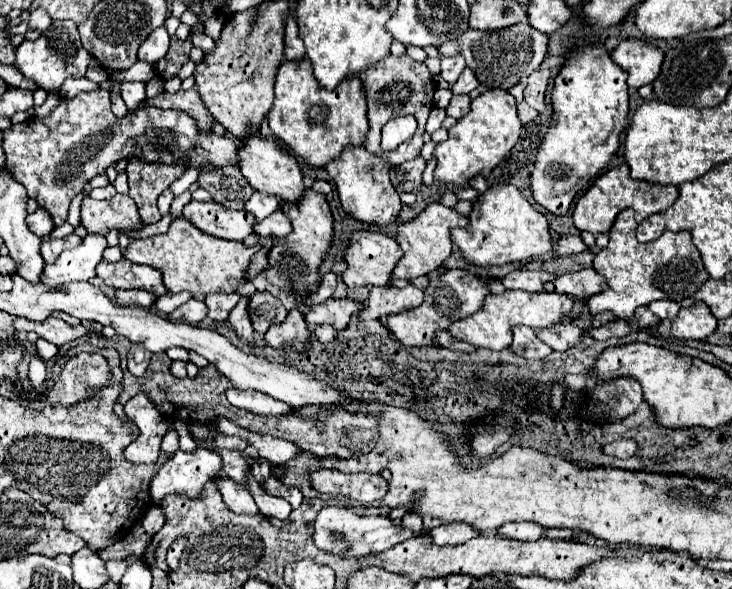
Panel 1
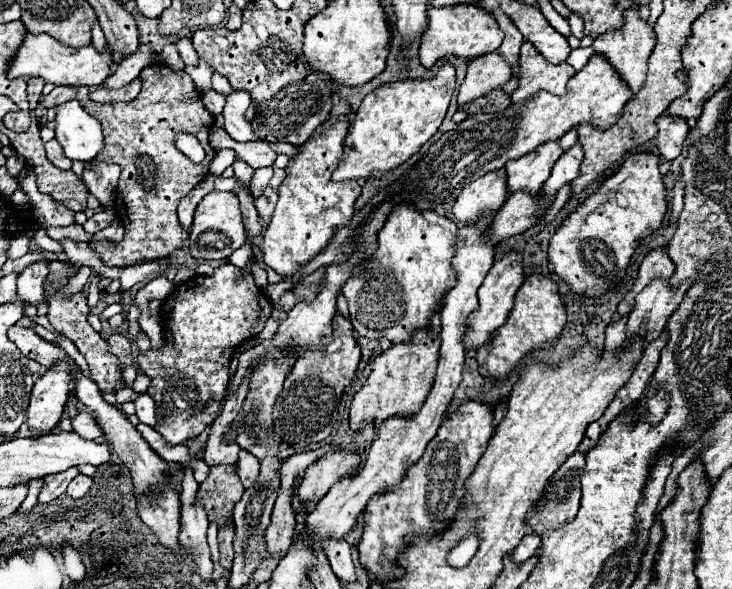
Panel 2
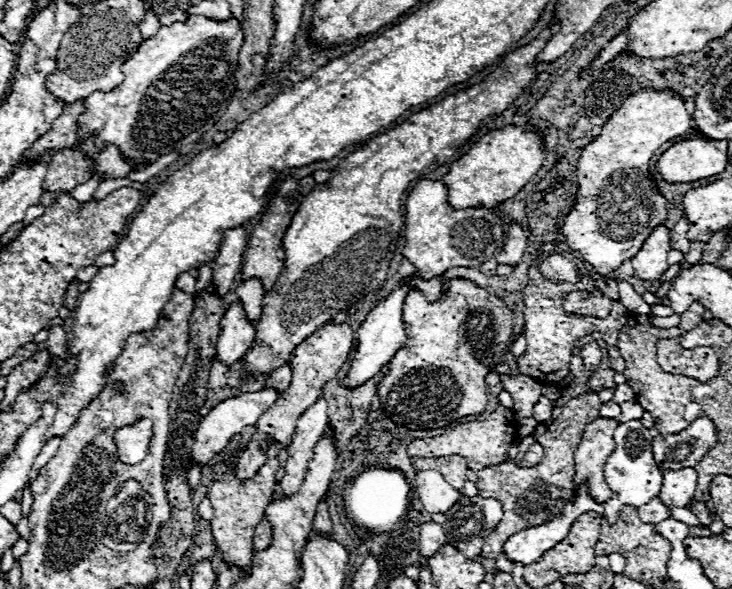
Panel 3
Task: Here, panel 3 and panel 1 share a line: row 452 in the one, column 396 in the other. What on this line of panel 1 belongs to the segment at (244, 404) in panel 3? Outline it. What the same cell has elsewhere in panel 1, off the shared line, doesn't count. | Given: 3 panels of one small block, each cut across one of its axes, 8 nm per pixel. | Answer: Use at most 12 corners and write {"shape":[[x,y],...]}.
{"shape":[[348,144],[326,166],[346,214],[372,226],[398,218],[390,164]]}

